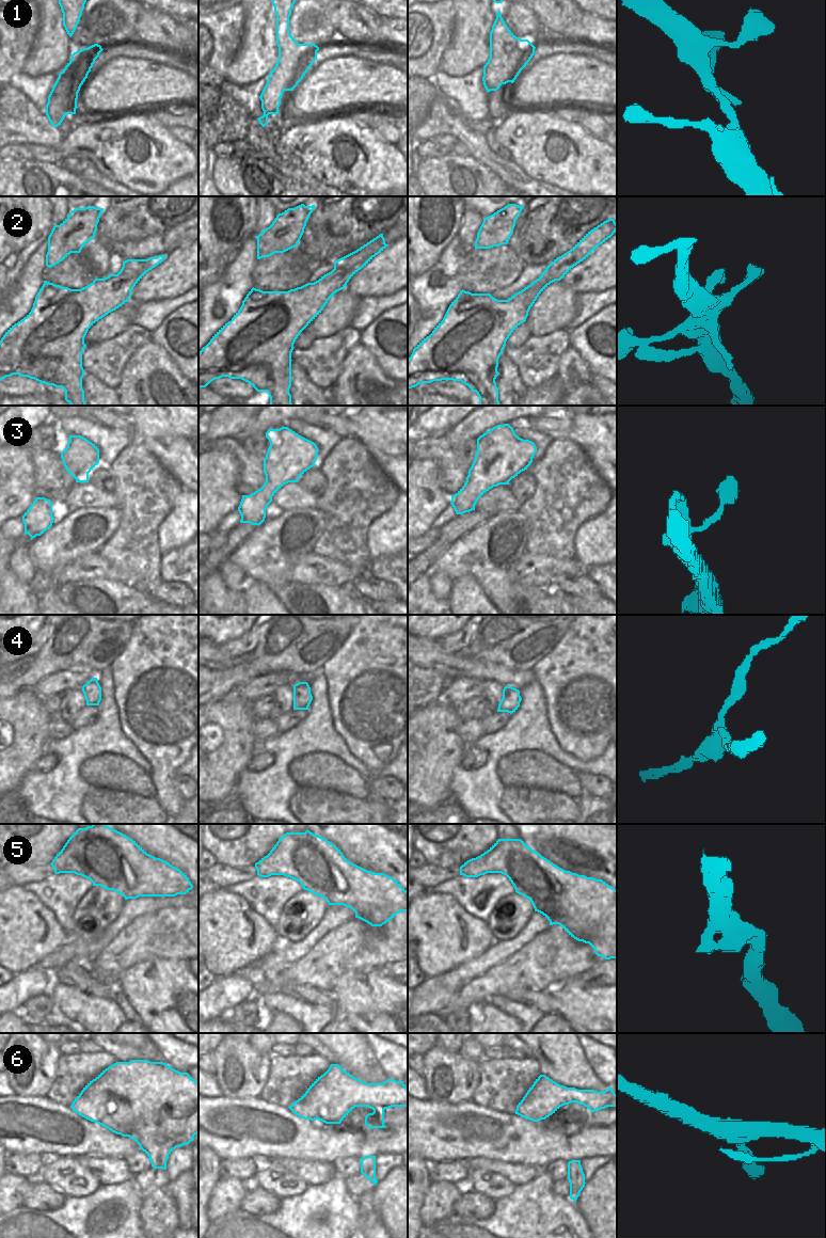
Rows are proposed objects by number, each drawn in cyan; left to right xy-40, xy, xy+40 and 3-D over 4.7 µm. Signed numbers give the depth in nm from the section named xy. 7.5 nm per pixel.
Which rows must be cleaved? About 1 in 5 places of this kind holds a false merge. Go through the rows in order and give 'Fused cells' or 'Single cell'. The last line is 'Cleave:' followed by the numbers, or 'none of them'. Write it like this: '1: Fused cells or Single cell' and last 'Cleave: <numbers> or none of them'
1: Fused cells
2: Single cell
3: Single cell
4: Single cell
5: Single cell
6: Single cell
Cleave: 1

